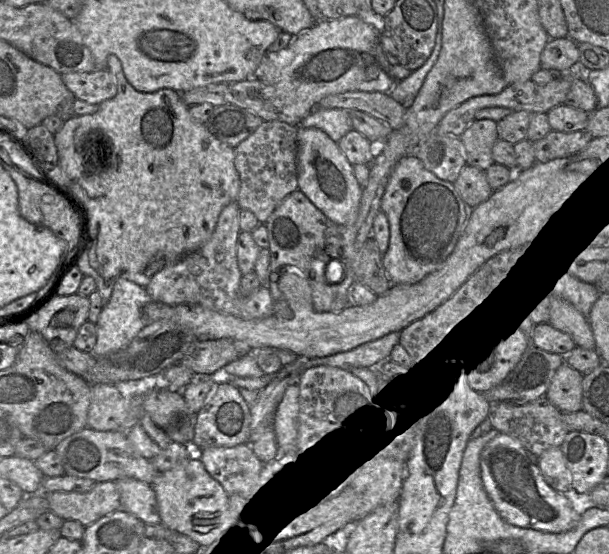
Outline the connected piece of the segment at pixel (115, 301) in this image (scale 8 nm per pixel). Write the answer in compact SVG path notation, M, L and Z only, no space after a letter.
M118 279L108 303L102 308L96 322L97 340L91 354L94 358L119 351L127 347L138 333L149 323L144 318L143 308L152 299L146 290L126 279Z

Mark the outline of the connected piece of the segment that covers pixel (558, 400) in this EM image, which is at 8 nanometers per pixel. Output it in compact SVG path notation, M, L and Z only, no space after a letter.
M563 363L555 372L546 396L561 412L576 412L582 409L583 374Z

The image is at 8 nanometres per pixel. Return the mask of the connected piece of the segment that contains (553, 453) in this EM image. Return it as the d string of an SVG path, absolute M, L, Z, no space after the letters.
M560 447L545 450L537 458L537 464L544 480L550 487L562 494L573 494L570 472Z

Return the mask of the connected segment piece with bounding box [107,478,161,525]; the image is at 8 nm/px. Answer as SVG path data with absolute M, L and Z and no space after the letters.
M125 478L125 479L121 479L118 481L107 481L107 482L115 482L117 485L117 489L118 489L118 492L120 495L120 502L121 502L120 509L124 509L125 511L135 515L145 524L156 525L156 524L161 523L161 518L160 518L159 511L158 511L156 494L151 485L149 485L145 482L136 480L136 479L132 479L132 478Z

